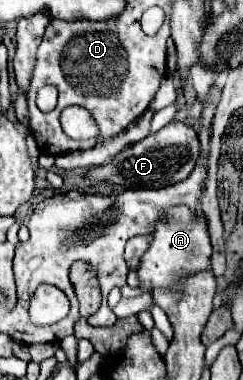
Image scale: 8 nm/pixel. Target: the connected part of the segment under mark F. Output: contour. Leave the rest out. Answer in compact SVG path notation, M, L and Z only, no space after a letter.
M174 120L168 126L160 128L156 134L150 134L144 140L132 144L130 148L118 152L108 164L90 168L86 176L122 188L164 188L188 178L188 174L196 166L198 156L200 156L200 142L196 130L188 124Z

